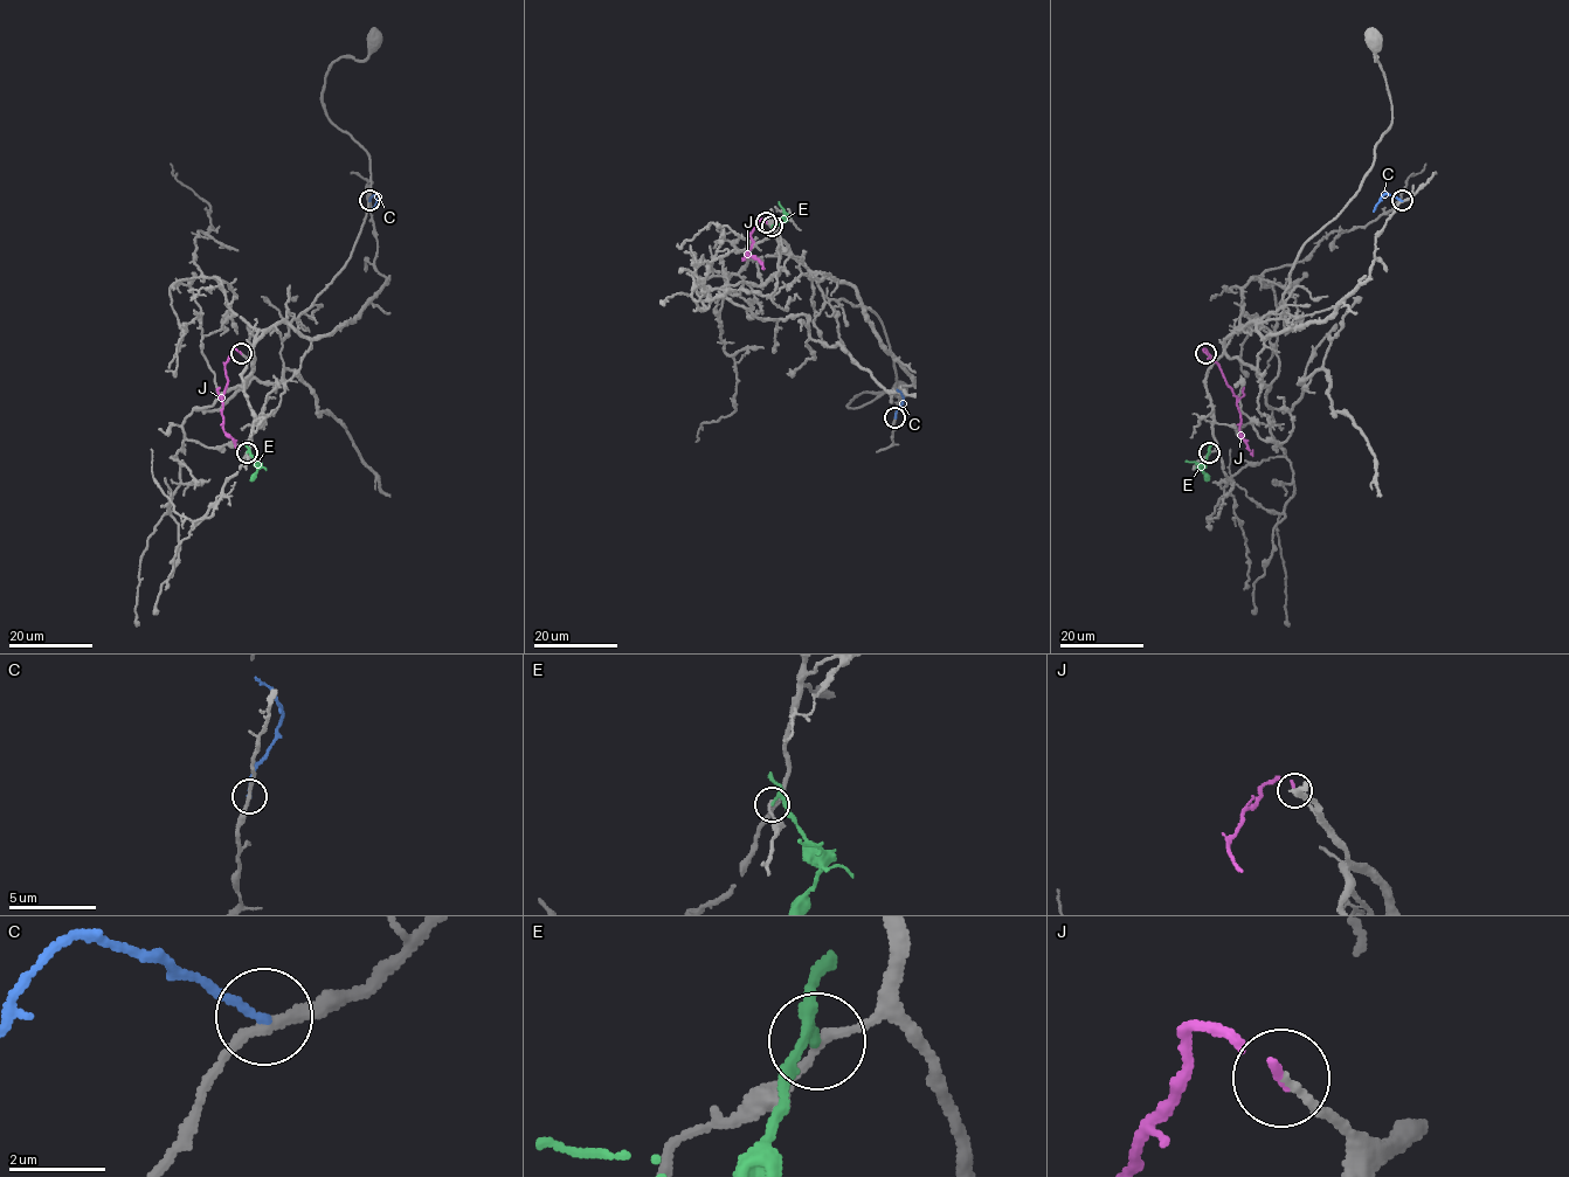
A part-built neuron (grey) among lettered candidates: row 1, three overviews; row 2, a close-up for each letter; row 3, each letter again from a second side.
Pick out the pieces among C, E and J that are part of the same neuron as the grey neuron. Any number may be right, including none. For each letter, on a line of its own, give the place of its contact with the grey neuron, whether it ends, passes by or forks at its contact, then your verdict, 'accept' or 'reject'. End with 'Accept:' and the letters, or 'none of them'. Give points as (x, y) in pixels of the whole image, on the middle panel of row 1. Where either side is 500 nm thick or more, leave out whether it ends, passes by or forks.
C: meets grey at (894, 417); it ends there; reject
E: meets grey at (772, 226); it passes by; reject
J: meets grey at (766, 222); it ends there; accept
Accept: J

